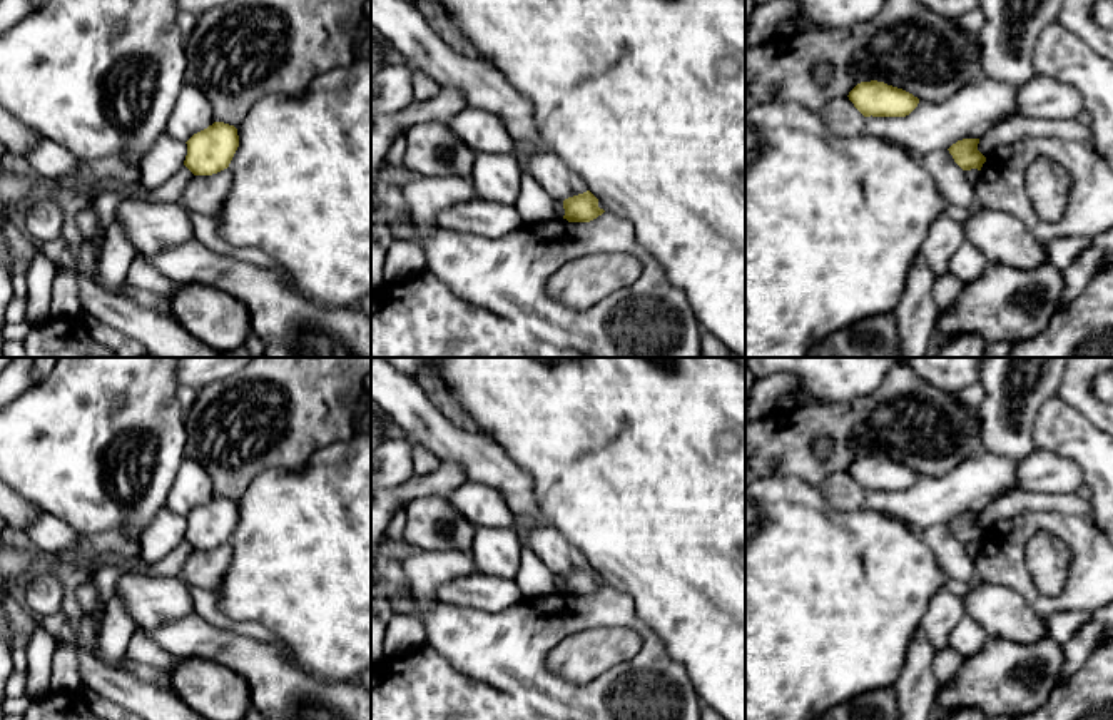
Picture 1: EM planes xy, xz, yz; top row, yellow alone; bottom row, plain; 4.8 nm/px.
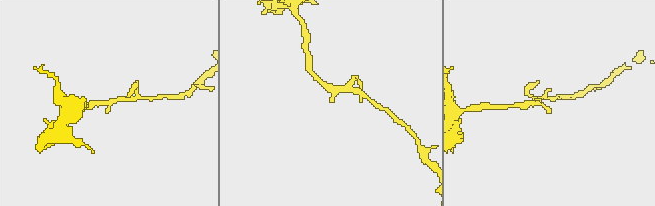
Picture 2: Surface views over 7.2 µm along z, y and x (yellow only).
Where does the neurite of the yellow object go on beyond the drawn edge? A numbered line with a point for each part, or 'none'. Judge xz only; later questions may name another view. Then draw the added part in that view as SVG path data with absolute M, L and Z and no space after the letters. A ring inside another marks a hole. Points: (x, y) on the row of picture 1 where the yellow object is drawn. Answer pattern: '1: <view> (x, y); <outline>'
none

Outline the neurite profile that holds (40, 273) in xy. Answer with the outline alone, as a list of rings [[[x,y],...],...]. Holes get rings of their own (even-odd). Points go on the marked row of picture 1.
[[[37,249],[37,252],[30,261],[30,266],[25,271],[27,281],[25,324],[33,326],[50,317],[50,292],[57,269],[58,267]]]

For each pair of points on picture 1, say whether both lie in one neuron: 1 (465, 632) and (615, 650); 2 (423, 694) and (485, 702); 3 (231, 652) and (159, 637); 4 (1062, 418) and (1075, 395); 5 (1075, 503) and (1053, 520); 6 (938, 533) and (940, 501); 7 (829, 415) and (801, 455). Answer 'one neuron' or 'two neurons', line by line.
1: two neurons
2: one neuron
3: one neuron
4: two neurons
5: two neurons
6: two neurons
7: one neuron

